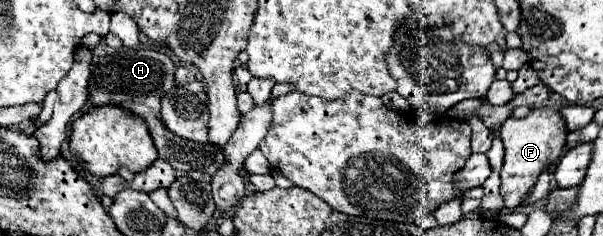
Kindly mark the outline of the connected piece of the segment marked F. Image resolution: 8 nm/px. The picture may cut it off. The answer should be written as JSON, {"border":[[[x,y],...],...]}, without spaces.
{"border":[[[533,108],[525,118],[509,118],[501,126],[501,138],[505,142],[505,162],[501,168],[501,196],[505,200],[505,210],[515,210],[527,192],[535,186],[539,174],[555,164],[567,146],[565,118],[553,108]]]}

